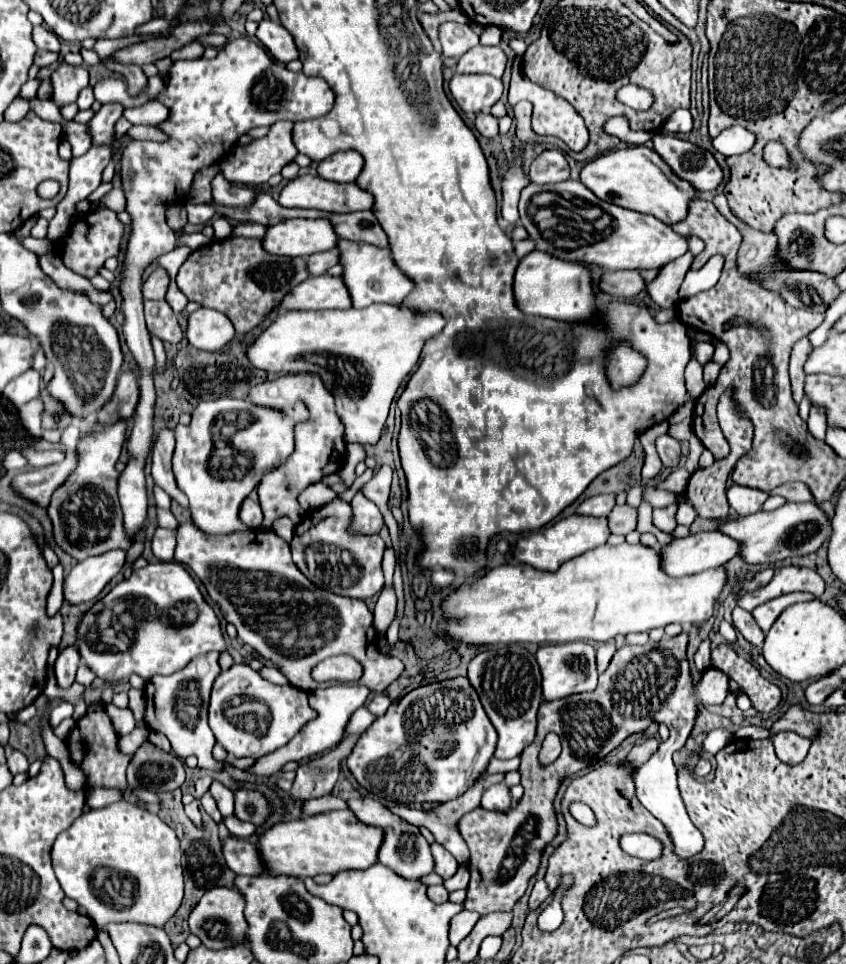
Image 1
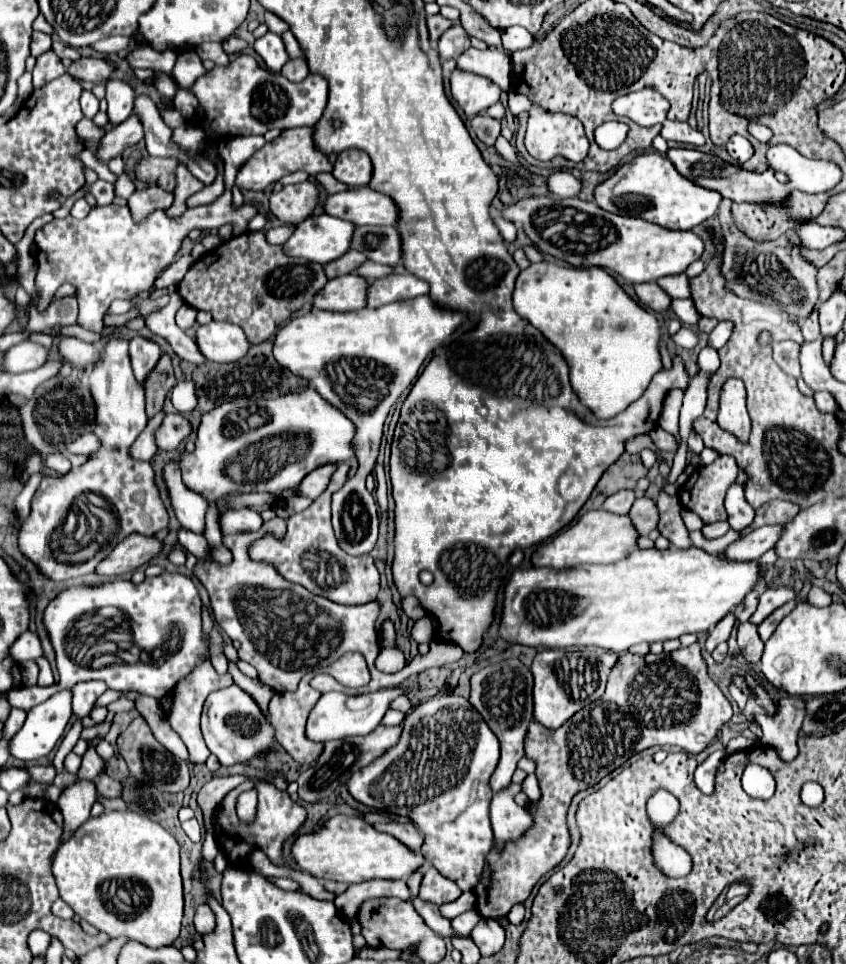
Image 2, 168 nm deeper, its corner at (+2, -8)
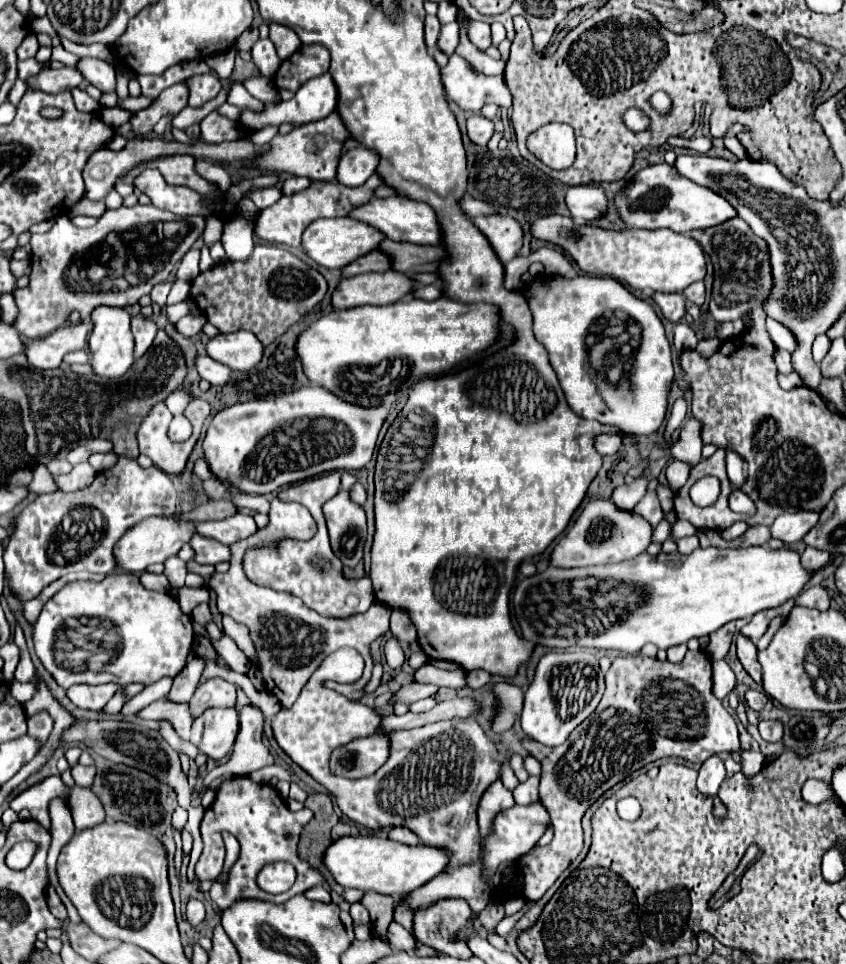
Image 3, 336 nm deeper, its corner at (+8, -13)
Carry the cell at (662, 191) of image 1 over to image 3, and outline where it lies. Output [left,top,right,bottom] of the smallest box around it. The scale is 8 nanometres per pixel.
[616,163,738,233]

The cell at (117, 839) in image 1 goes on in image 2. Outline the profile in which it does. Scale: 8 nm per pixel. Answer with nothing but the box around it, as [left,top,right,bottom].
[52,812,184,948]

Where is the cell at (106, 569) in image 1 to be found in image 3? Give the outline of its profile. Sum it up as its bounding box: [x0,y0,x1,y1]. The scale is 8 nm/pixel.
[116,515,196,573]

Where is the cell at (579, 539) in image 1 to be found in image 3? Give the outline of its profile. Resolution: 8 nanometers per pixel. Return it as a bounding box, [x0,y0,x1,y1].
[550,499,652,567]

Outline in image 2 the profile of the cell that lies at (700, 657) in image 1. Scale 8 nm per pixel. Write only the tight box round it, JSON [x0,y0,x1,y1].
[704,612,736,652]

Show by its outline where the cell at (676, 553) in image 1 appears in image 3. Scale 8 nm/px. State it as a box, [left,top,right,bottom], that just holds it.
[770,511,820,543]

